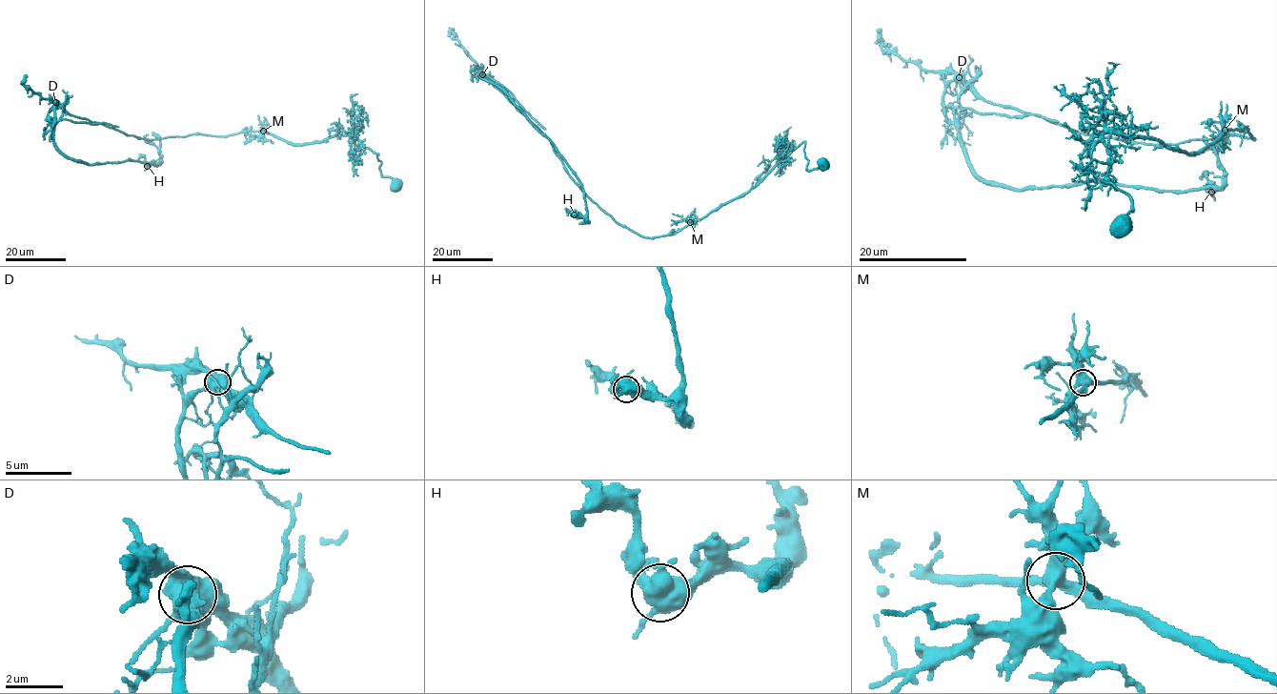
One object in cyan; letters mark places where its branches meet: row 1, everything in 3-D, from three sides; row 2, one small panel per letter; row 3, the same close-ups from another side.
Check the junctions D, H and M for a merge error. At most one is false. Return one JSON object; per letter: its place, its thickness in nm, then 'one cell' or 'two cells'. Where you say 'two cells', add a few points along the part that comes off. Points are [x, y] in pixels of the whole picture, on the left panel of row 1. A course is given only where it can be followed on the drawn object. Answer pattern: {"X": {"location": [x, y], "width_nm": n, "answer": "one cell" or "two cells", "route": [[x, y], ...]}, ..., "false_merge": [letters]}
{"D": {"location": [55, 102], "width_nm": 650, "answer": "two cells", "route": [[55, 102], [55, 145], [64, 154], [85, 163], [129, 159], [157, 165], [159, 151], [145, 137], [148, 134]]}, "H": {"location": [147, 166], "width_nm": 650, "answer": "one cell"}, "M": {"location": [263, 131], "width_nm": 500, "answer": "one cell"}, "false_merge": ["D"]}

